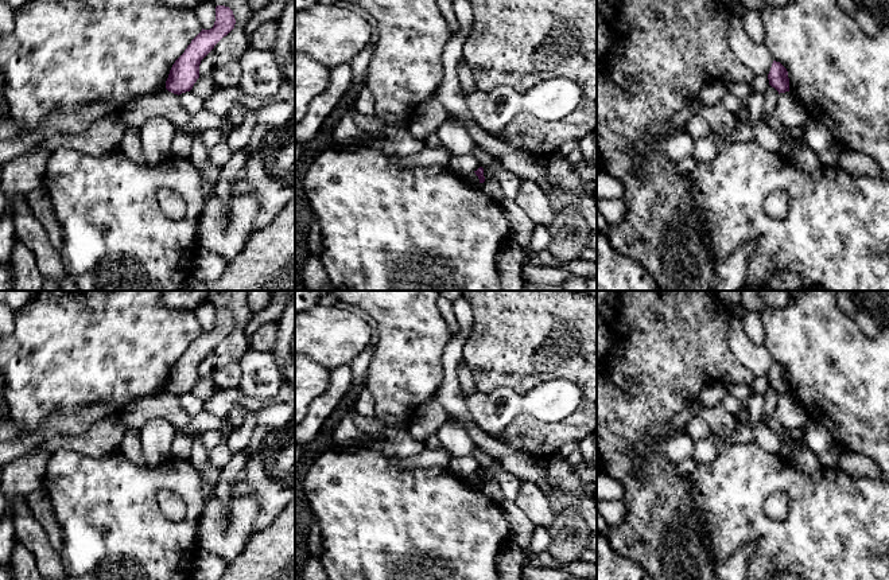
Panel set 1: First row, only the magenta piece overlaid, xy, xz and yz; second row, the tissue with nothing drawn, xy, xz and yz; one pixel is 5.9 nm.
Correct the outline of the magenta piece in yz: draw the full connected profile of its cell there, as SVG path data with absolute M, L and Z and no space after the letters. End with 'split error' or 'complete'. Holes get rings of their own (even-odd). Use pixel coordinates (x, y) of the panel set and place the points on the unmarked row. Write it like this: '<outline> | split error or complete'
M773 362L768 381L769 386L775 389L779 396L789 393L788 373L780 363Z | complete

